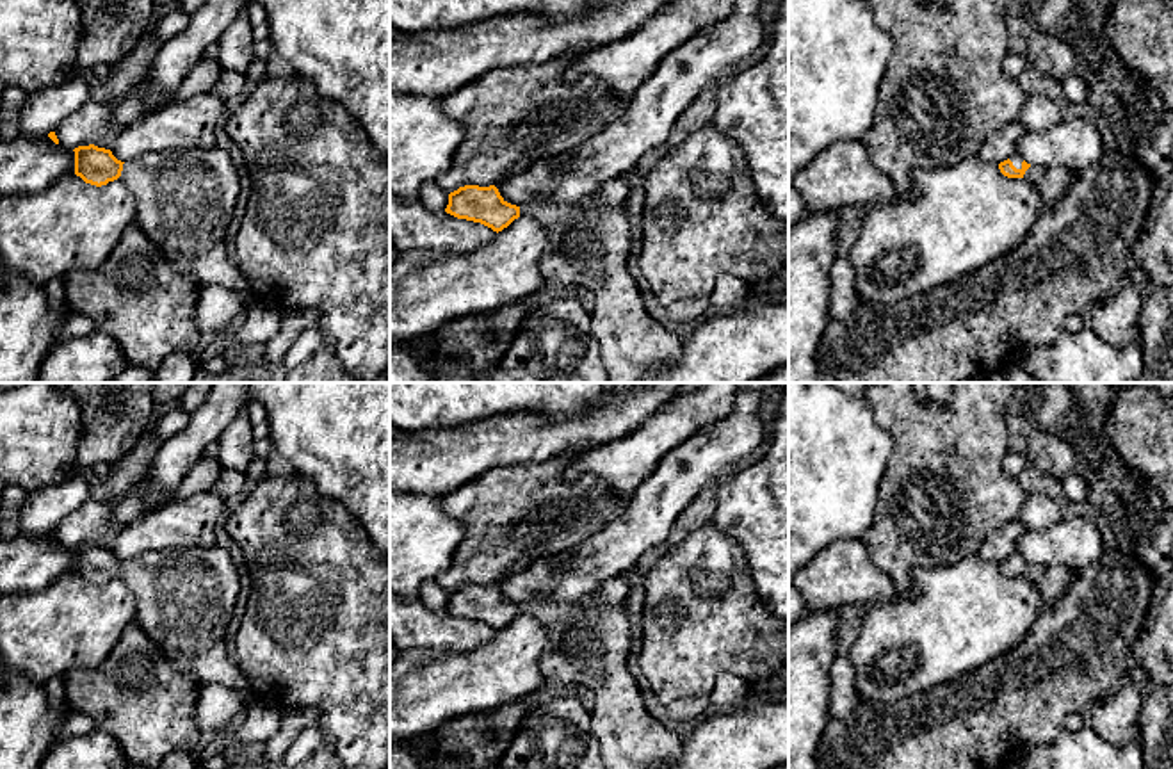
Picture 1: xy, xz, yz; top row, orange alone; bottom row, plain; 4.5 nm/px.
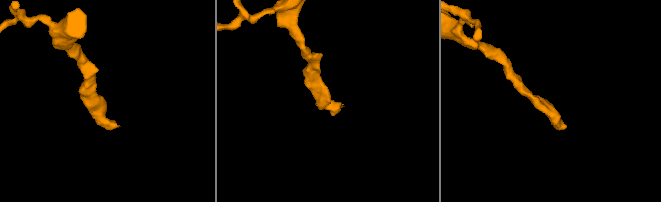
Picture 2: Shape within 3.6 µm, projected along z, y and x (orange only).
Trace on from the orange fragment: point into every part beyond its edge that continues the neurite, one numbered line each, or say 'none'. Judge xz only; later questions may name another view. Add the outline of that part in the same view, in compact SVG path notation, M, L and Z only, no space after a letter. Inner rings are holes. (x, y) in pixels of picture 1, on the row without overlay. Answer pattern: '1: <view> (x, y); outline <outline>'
1: xz (590, 645); outline M587 598L520 605L520 614L536 616L552 637L541 657L543 684L580 685L595 694L591 730L605 769L646 769L675 760L684 737L644 707L628 669L630 625L623 603L591 605Z

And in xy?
1: xy (184, 599); outline M219 545L151 550L126 559L119 577L133 596L133 623L166 659L201 685L221 684L249 694L247 678L226 646L240 589L228 550Z

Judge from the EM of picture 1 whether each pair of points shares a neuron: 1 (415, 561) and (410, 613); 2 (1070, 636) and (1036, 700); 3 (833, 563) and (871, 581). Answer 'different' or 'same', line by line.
1: different
2: same
3: same

